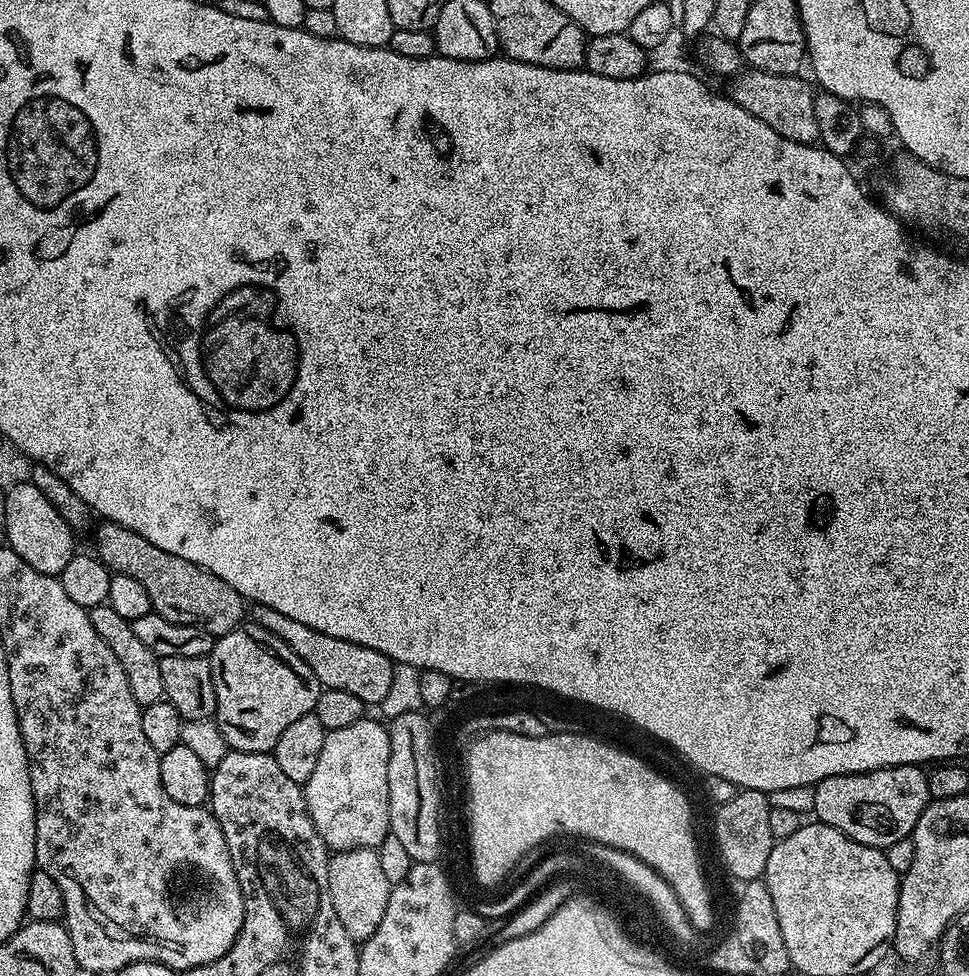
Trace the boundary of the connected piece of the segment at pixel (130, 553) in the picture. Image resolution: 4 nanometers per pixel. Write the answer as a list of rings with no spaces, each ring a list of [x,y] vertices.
[[[100,522],[92,536],[92,544],[96,547],[93,548],[94,555],[107,566],[109,572],[117,576],[134,578],[146,589],[146,595],[152,603],[152,611],[166,618],[166,622],[189,624],[198,630],[206,630],[214,638],[225,636],[230,630],[241,627],[245,619],[243,616],[246,616],[244,597],[238,594],[238,590],[234,590],[234,586],[226,586],[222,578],[210,574],[210,570],[194,566],[194,562],[186,562],[186,558],[178,558],[178,554],[166,554],[166,550],[146,542],[142,534],[134,534],[134,530],[126,530],[126,526],[118,526],[111,522]]]

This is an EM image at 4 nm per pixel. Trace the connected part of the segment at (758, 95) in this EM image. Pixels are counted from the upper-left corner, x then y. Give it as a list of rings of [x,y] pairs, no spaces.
[[[748,70],[735,77],[736,89],[730,92],[730,96],[738,106],[742,106],[742,110],[766,122],[766,126],[782,134],[782,138],[799,144],[816,144],[820,138],[818,114],[816,113],[817,93],[812,92],[811,83],[808,85],[806,81],[800,79],[799,75],[775,76]]]

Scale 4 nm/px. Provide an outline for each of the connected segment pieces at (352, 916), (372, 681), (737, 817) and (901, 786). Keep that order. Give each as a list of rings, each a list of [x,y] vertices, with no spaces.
[[[346,848],[333,851],[328,857],[330,902],[334,902],[334,914],[338,914],[338,922],[346,926],[346,934],[352,940],[363,942],[378,930],[378,922],[386,914],[386,902],[390,902],[392,885],[378,863],[374,848]]]
[[[257,604],[251,609],[250,616],[260,627],[270,630],[270,634],[282,638],[282,642],[286,642],[290,650],[294,650],[294,654],[298,654],[298,658],[302,658],[302,662],[306,662],[310,670],[314,670],[314,674],[325,689],[333,688],[354,694],[354,697],[360,699],[365,706],[371,704],[379,706],[382,698],[386,698],[386,694],[390,691],[390,678],[394,678],[394,662],[386,654],[378,650],[370,650],[370,646],[358,646],[354,642],[346,642],[342,638],[330,638],[330,634],[310,630],[310,626],[305,626],[303,622],[294,622],[294,618],[286,618],[286,614],[278,614],[278,610],[270,610],[270,606]]]
[[[749,788],[737,791],[730,802],[720,805],[720,817],[715,822],[720,837],[714,841],[721,856],[725,857],[723,871],[729,872],[739,882],[759,880],[766,870],[766,858],[774,843],[770,834],[770,805],[768,797],[758,790]]]
[[[907,764],[822,778],[822,782],[814,785],[812,812],[819,823],[834,826],[834,830],[846,834],[854,842],[886,850],[894,846],[894,842],[911,837],[918,818],[922,818],[922,810],[926,810],[929,802],[928,772],[923,767]]]

